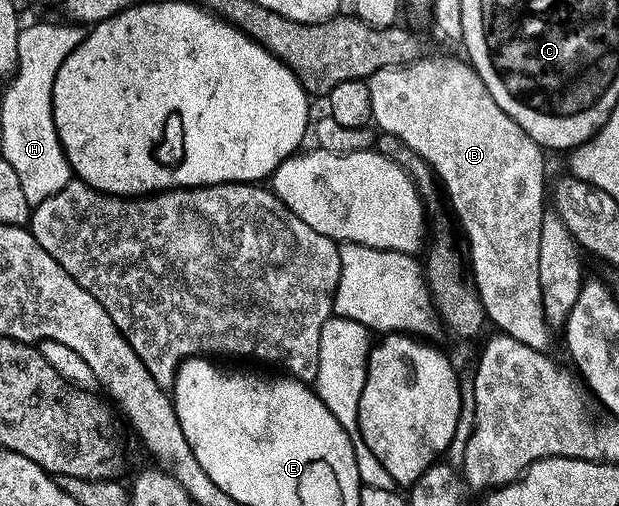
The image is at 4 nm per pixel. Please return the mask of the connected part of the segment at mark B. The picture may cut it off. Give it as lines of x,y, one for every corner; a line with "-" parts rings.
424,57
414,63
407,64
406,67
386,67
380,71
374,71
366,80
371,98
371,117
374,126
379,126
380,132
395,135
409,149
413,149
431,166
432,172
437,176
438,182
447,190
447,195
451,198
451,207
455,210
455,215
459,218
459,223
463,226
463,231
467,234
467,243
471,246
471,259
469,255
469,271
473,276
475,288
479,290
483,314
488,320
496,323
498,330
502,334
513,337
525,345
529,345
535,351
546,352
547,346
551,343
553,328
547,323
545,309
542,307
541,284
538,280
538,254
541,246
541,223
545,210
543,204
543,155
539,144
526,135
493,101
493,97
487,92
487,87
481,81
481,77
475,72
470,62
462,61
458,63
455,59
430,59

